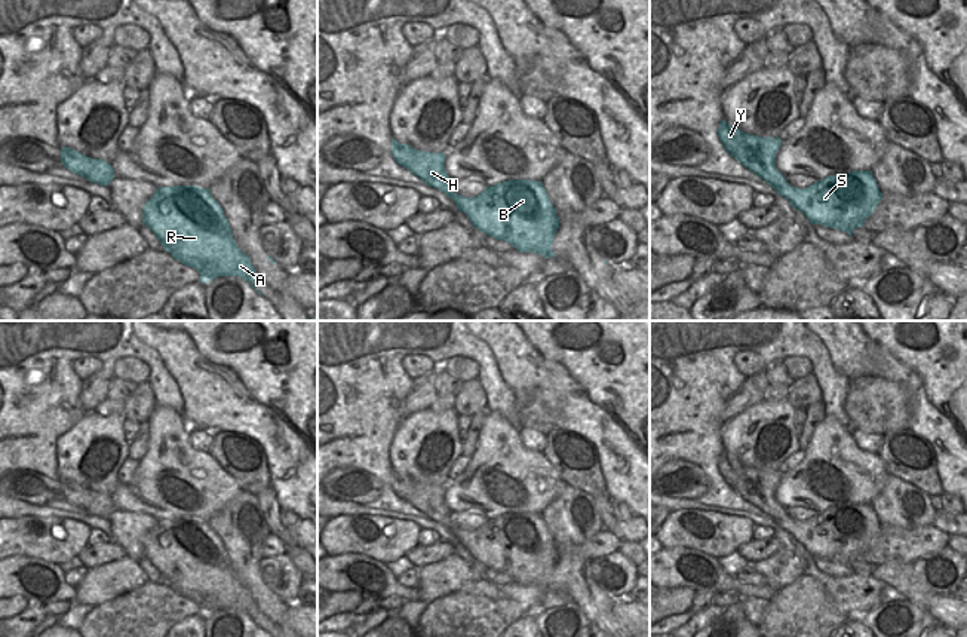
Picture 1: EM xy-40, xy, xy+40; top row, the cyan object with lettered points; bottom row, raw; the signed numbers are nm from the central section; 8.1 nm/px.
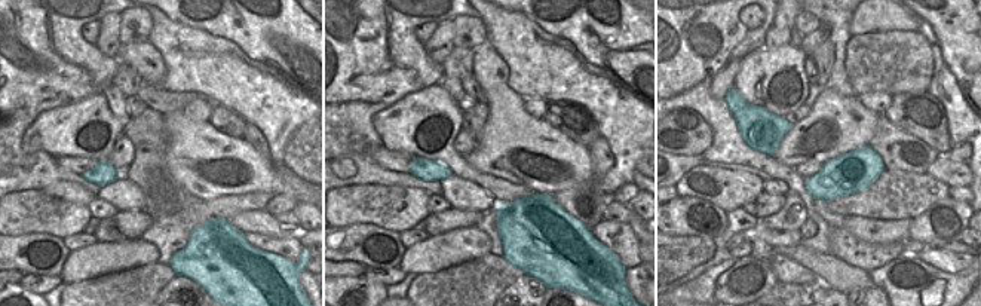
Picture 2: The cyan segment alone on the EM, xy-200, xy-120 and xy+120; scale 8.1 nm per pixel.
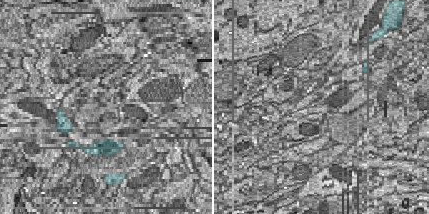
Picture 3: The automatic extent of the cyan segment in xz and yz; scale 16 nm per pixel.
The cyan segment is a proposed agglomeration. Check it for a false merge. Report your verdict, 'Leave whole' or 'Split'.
Split.

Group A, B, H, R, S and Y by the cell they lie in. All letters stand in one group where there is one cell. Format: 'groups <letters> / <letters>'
groups A B R S / H Y

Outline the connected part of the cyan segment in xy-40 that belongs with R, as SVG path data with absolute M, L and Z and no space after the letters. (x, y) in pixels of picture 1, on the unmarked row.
M196 518L157 520L153 530L144 538L142 557L156 567L165 584L179 595L197 603L202 616L220 609L239 609L263 628L254 618L260 607L233 572L230 555L221 538L211 529L209 521Z

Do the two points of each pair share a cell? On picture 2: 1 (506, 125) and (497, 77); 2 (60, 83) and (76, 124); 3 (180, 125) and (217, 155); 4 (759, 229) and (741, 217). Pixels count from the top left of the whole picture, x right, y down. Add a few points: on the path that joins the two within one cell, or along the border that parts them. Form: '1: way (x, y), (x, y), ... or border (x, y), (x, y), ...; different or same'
1: way (506, 113), (497, 89); same
2: border (103, 94), (91, 94), (36, 116); different
3: way (189, 134), (208, 153); same
4: border (759, 220), (748, 230); different

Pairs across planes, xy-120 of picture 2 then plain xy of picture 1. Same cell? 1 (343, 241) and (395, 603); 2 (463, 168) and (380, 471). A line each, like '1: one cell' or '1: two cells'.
1: two cells
2: two cells

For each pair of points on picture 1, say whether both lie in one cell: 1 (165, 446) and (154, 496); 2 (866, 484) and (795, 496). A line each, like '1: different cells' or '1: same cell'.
1: same cell
2: same cell

